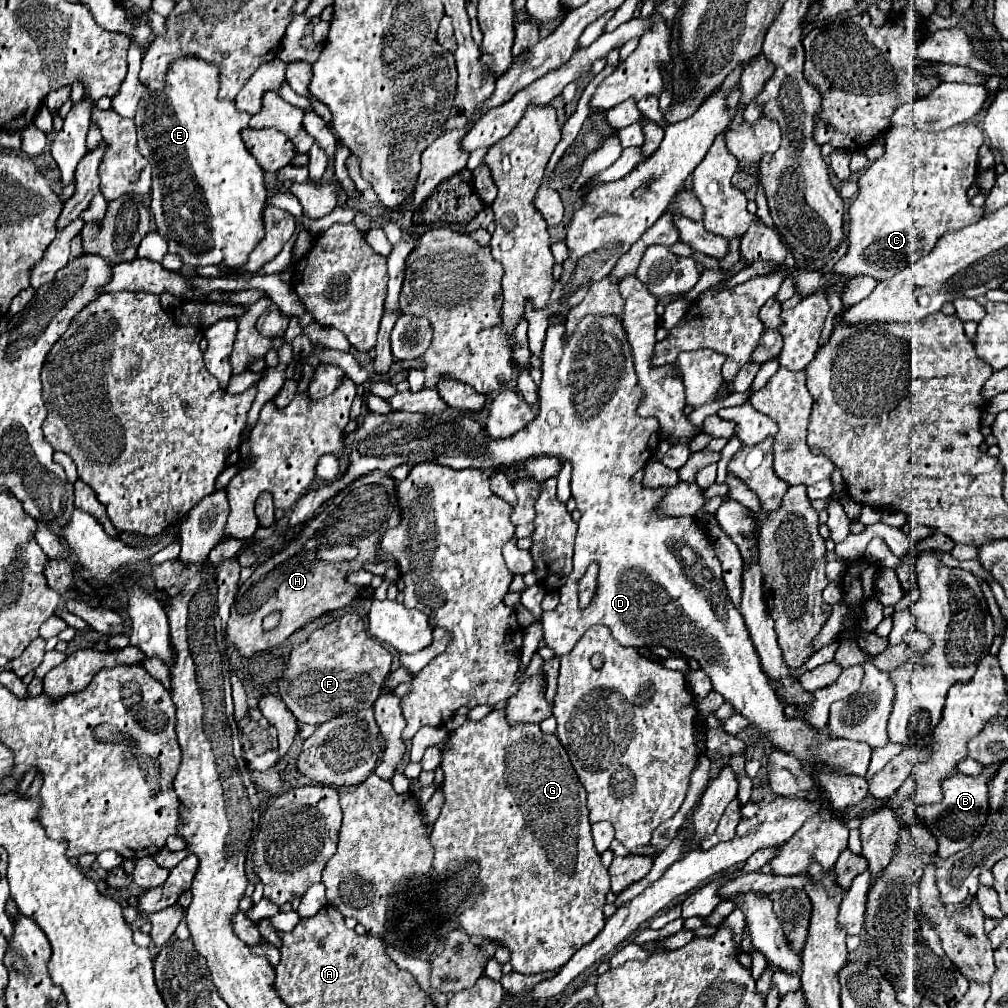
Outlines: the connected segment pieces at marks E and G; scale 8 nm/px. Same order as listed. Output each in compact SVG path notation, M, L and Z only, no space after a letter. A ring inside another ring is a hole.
M177 59L169 65L165 91L145 95L139 101L135 123L139 151L153 169L151 213L157 233L169 239L169 253L181 257L187 267L223 265L241 269L249 253L265 237L263 209L267 207L267 187L263 169L241 141L241 131L247 127L249 115L235 107L235 101L217 99L217 67L201 59Z
M495 709L491 711L487 717L483 717L481 721L465 721L459 729L455 729L453 733L449 733L449 739L445 743L443 751L443 761L441 761L441 771L443 771L443 807L439 813L439 819L433 823L433 831L431 831L431 845L435 851L435 859L433 859L433 871L435 873L445 873L451 863L467 863L467 861L475 861L479 865L479 875L475 885L481 889L473 903L467 905L459 917L457 917L457 925L459 929L463 929L467 935L477 935L489 941L497 941L501 947L505 947L511 953L511 965L513 971L523 973L523 975L537 975L537 973L545 973L555 970L563 966L577 949L581 949L583 945L591 943L599 931L605 927L605 915L603 915L603 907L607 903L607 893L611 889L609 885L609 873L607 869L601 865L599 853L593 847L593 839L591 839L591 823L587 819L589 811L585 805L585 787L579 783L575 769L567 757L567 751L563 749L563 745L559 743L559 739L555 735L545 735L541 733L539 725L533 723L519 723L509 727L505 721L505 711L503 709Z

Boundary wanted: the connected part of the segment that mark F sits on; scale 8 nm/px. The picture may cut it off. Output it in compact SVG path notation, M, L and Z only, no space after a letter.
M357 613L343 615L317 629L309 639L291 651L285 677L279 681L279 695L301 723L323 723L337 715L353 715L373 707L391 669L389 649L367 635Z

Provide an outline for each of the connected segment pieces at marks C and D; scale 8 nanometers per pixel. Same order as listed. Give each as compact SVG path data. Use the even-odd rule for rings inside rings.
M975 123L951 127L941 135L917 133L917 129L887 131L885 153L859 177L859 191L849 207L849 251L833 271L845 277L869 275L877 281L893 277L897 271L929 255L945 231L957 231L969 223L977 223L983 217L981 207L971 205L967 191L977 175L977 149L983 141L983 131Z
M589 317L583 319L575 333L565 339L563 337L563 321L551 319L547 327L547 337L543 345L543 379L539 385L541 395L541 411L539 415L517 435L501 441L493 441L485 435L481 425L477 425L469 415L465 415L455 425L443 425L435 423L433 419L425 419L425 415L417 413L389 413L389 415L377 415L369 413L367 419L357 429L355 437L355 451L351 451L351 465L347 473L327 485L315 485L301 499L295 503L293 513L289 517L289 527L301 525L307 519L311 519L319 507L329 501L329 497L335 495L337 489L347 487L353 479L381 469L391 471L393 467L401 463L423 463L433 461L439 465L447 465L451 469L485 469L491 471L493 467L507 467L511 463L521 463L525 459L537 457L537 455L555 455L559 459L571 459L573 465L573 477L571 477L571 495L577 501L577 509L581 511L581 519L578 522L578 532L575 539L573 553L573 573L569 575L567 583L559 591L559 605L553 611L543 612L541 625L543 625L543 639L547 647L555 651L555 655L565 655L573 649L573 643L581 639L581 635L591 625L605 625L611 629L613 637L621 645L631 647L655 647L663 645L667 649L677 649L679 653L695 659L701 669L709 675L713 689L725 697L733 705L733 709L743 715L753 733L751 741L769 743L771 747L799 759L805 773L813 775L817 767L825 767L829 771L835 771L839 775L857 775L867 773L869 761L871 761L871 749L865 747L865 743L853 743L845 739L831 739L827 733L821 733L813 729L809 723L805 723L801 717L787 717L783 711L783 703L779 701L775 689L771 687L771 679L765 675L759 663L759 655L753 647L753 641L749 637L749 631L745 627L743 615L739 609L731 603L725 591L725 583L721 577L721 563L713 555L713 549L709 545L709 539L703 531L703 525L693 517L651 517L651 507L663 497L663 489L645 489L641 485L635 485L631 477L643 469L647 459L653 455L651 439L655 435L655 447L659 443L659 423L657 419L645 419L637 415L637 403L641 399L641 391L637 391L637 375L633 369L633 357L631 357L631 345L627 341L627 335L621 327L619 317ZM591 563L599 565L599 577L597 577L597 589L591 599L591 603L581 609L579 607L579 591L577 583L585 575L587 567Z

